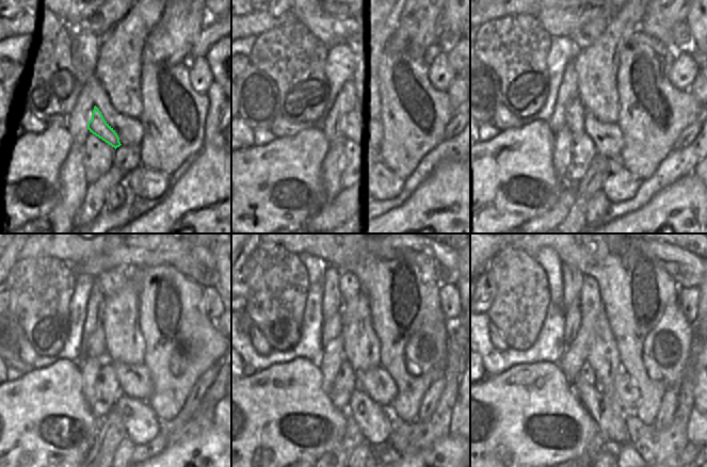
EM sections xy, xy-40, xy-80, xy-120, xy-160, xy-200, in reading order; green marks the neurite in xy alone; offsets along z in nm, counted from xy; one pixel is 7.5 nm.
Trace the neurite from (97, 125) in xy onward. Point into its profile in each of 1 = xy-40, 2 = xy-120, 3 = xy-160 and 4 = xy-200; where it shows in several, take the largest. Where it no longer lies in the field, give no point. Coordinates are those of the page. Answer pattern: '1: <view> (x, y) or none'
1: xy-40 (333, 123)
2: xy-120 (96, 349)
3: xy-160 (332, 328)
4: xy-200 (573, 318)

